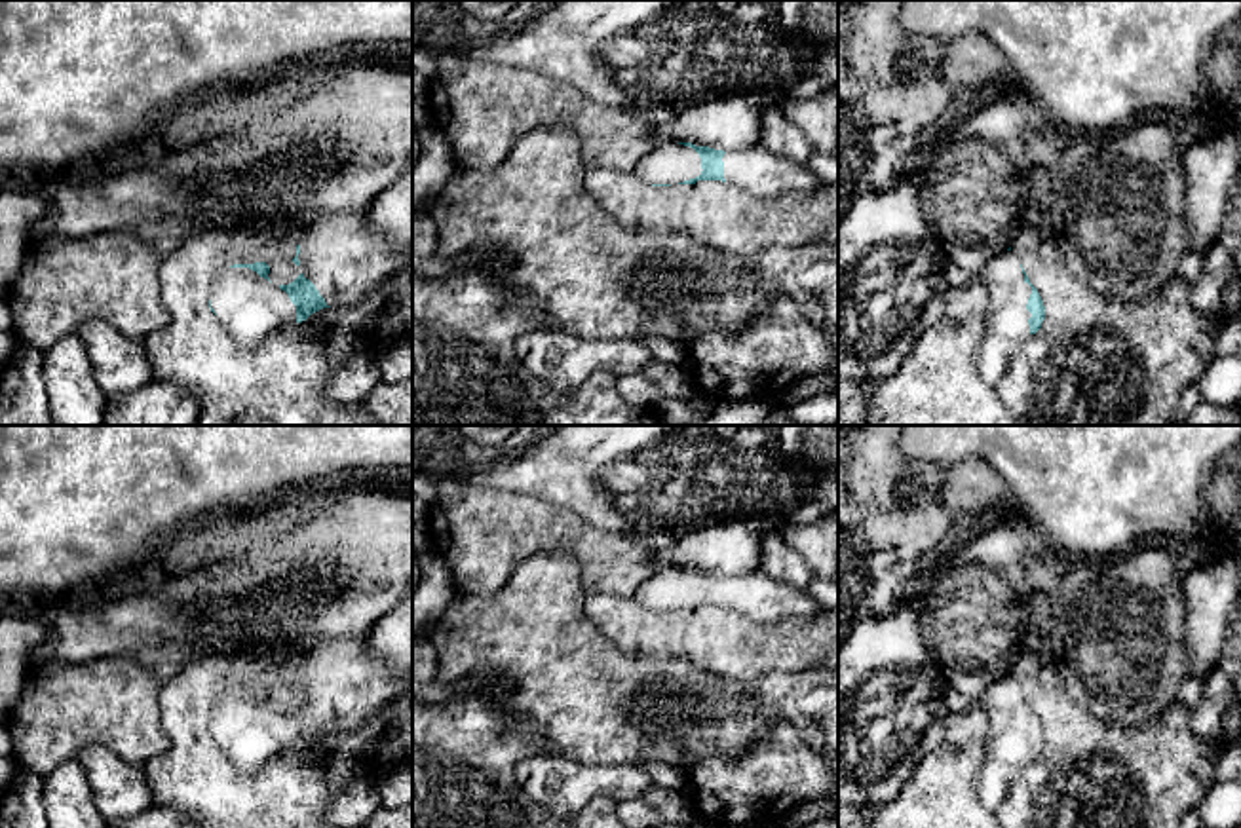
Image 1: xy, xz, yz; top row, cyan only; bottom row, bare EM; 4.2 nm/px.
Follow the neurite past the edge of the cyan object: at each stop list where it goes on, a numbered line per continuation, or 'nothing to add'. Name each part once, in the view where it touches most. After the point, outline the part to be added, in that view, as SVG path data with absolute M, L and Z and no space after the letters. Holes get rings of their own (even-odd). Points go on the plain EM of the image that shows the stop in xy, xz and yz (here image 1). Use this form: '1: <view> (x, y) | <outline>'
1: xy (344, 682) | M329 640L302 665L302 695L327 731L350 731L393 701L412 670L388 670L367 640Z
2: yz (1008, 754) | M1013 676L998 678L979 701L990 720L984 763L979 777L981 803L994 815L1011 782L1032 762L1026 735L1032 712L1024 706L1021 686Z

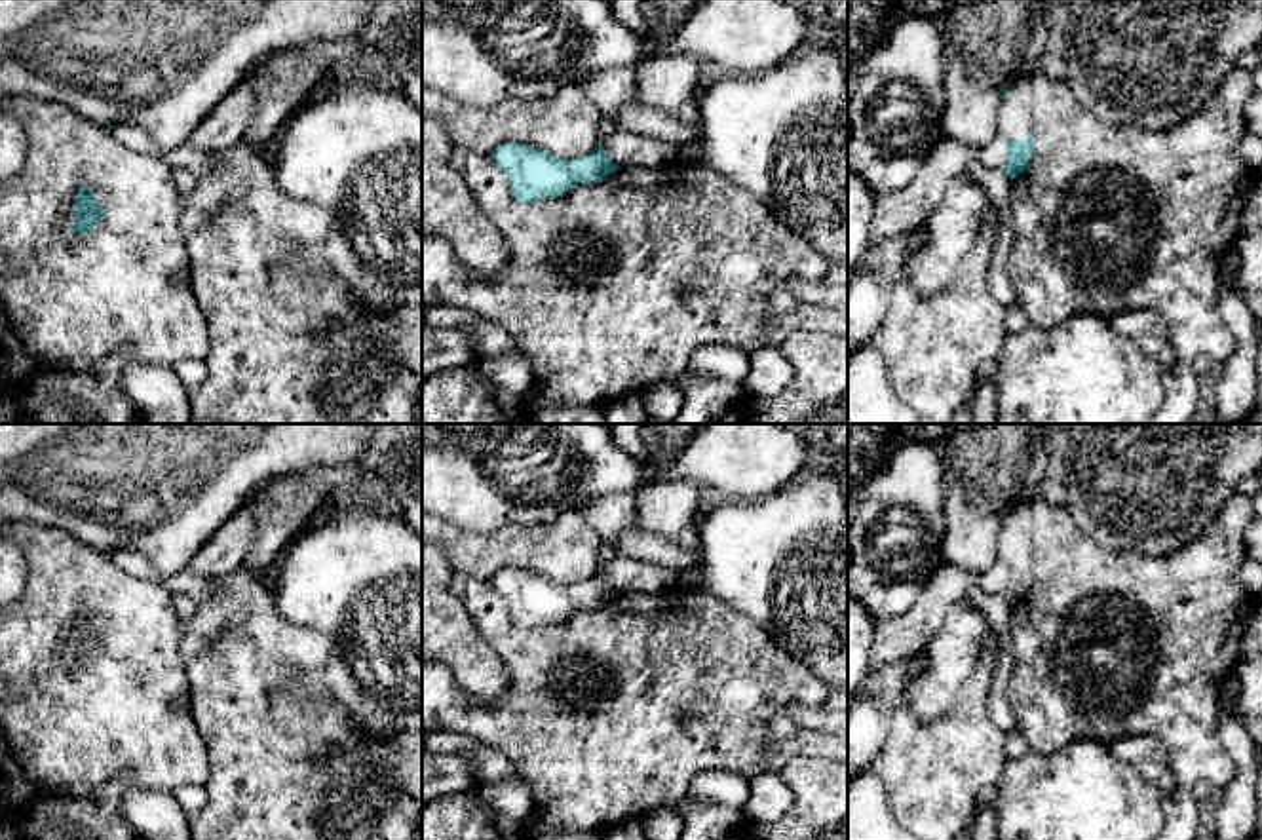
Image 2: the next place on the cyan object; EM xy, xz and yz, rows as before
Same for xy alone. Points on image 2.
nothing to add

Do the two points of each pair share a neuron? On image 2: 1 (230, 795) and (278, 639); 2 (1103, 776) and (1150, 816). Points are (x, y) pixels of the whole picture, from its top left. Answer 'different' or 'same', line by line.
1: same
2: same

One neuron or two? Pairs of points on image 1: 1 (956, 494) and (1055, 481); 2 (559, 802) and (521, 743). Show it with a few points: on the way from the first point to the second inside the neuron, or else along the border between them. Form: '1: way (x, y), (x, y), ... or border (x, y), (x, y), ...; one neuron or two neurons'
1: border (975, 456), (981, 456), (1004, 481), (1010, 500); two neurons
2: border (546, 754), (515, 766), (531, 800); two neurons

